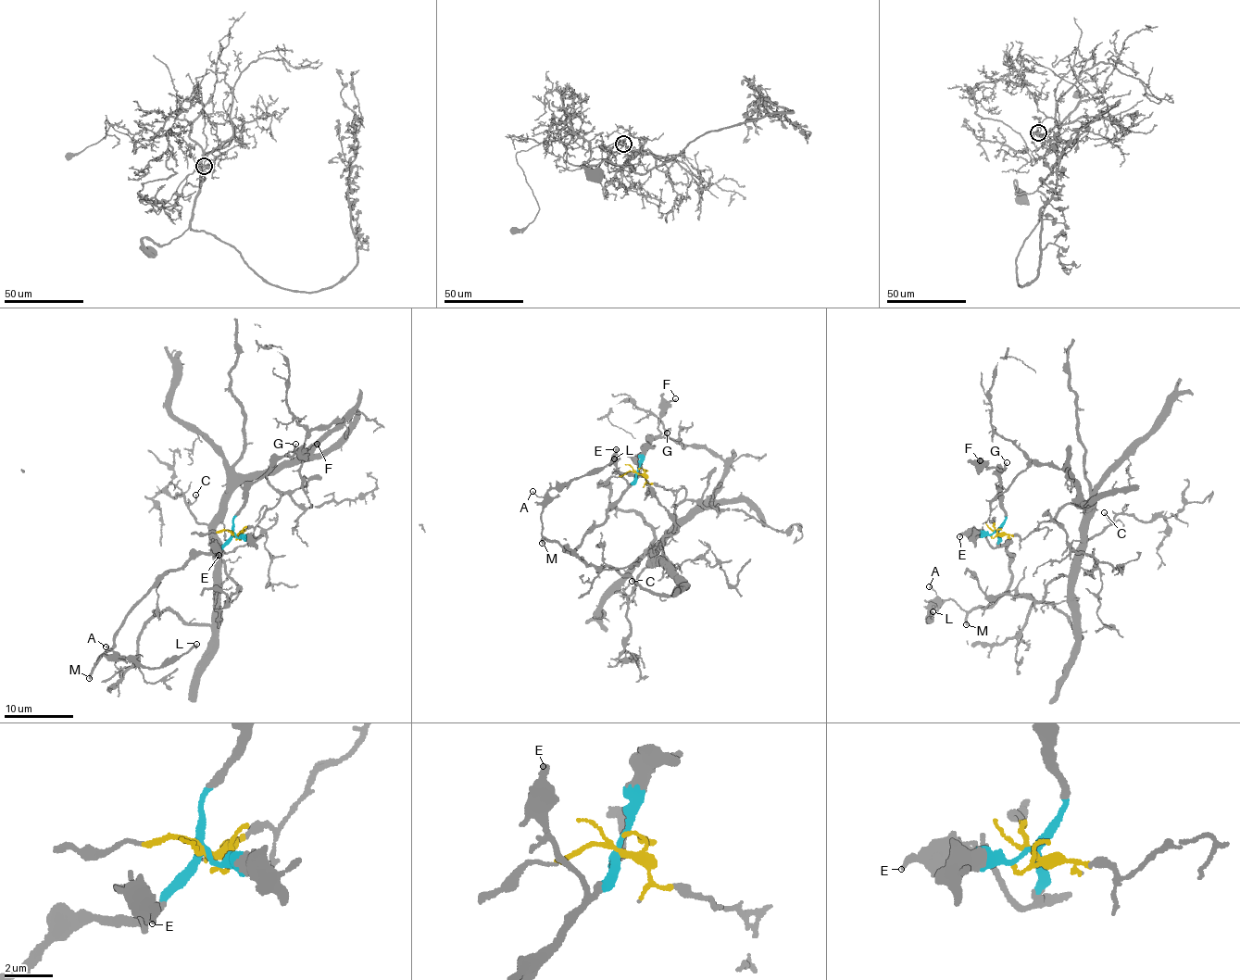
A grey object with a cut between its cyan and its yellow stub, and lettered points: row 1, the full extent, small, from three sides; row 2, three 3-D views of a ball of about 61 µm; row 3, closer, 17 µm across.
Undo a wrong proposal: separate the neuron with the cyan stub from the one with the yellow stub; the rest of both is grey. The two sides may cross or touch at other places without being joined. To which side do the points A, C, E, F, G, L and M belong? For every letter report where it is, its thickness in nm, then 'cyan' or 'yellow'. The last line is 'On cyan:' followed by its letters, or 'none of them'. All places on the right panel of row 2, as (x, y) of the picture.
A: at (929, 586); 140 nm thick; cyan
C: at (1104, 512); 110 nm thick; yellow
E: at (959, 536); 280 nm thick; cyan
F: at (980, 460); 140 nm thick; cyan
G: at (1007, 462); 120 nm thick; cyan
L: at (933, 611); 200 nm thick; cyan
M: at (966, 624); 280 nm thick; cyan
On cyan: A, E, F, G, L, M

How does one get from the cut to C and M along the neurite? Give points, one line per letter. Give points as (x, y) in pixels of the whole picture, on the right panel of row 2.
C: (996, 532), (1024, 538), (1075, 502), (1088, 512), (1083, 536), (1087, 540), (1109, 525), (1104, 512)
M: (996, 532), (997, 544), (1005, 544), (1013, 556), (1008, 566), (1013, 575), (1007, 594), (971, 610), (967, 624)

